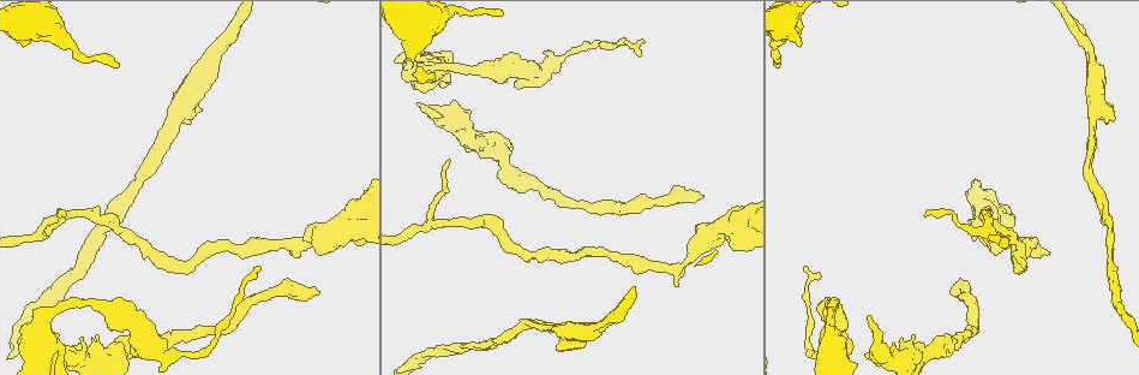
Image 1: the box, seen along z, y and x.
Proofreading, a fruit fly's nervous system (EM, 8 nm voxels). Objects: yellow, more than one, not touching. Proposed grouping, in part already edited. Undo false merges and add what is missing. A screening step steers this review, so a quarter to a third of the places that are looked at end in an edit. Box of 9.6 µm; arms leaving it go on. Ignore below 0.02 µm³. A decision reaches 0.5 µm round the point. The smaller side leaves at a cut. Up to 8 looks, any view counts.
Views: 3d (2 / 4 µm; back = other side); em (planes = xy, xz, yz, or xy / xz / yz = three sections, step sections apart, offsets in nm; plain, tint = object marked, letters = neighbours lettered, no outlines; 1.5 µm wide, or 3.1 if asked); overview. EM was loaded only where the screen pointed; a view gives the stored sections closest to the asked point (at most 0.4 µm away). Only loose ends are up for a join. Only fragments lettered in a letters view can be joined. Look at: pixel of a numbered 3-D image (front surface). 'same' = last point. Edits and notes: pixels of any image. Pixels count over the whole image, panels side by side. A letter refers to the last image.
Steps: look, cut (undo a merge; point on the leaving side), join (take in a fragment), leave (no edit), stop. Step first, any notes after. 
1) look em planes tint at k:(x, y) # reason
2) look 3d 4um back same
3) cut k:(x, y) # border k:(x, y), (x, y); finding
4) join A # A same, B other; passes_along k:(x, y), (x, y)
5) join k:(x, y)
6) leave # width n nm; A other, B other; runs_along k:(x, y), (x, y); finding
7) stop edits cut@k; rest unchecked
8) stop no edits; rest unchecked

look 3d 2um at 1:(318, 293) # long arm stops here

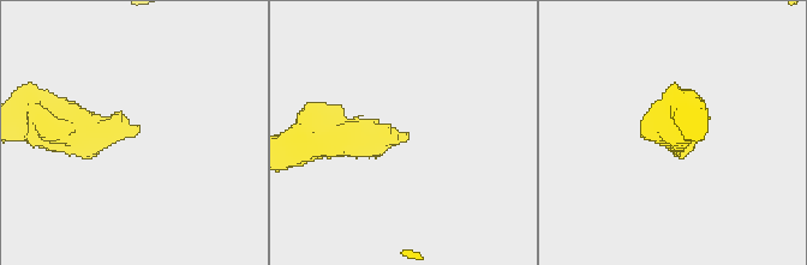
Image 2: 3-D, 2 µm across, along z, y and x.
look em xz step 4 letters at 2:(137, 126)

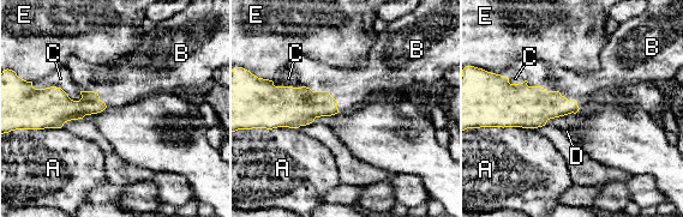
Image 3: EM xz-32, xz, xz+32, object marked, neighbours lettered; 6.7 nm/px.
join 3:(577, 86) # A other, B same, C other, D other, E other; passes_along 3:(520, 106), (553, 91), (577, 86); the cell continues

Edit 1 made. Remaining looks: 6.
look overview

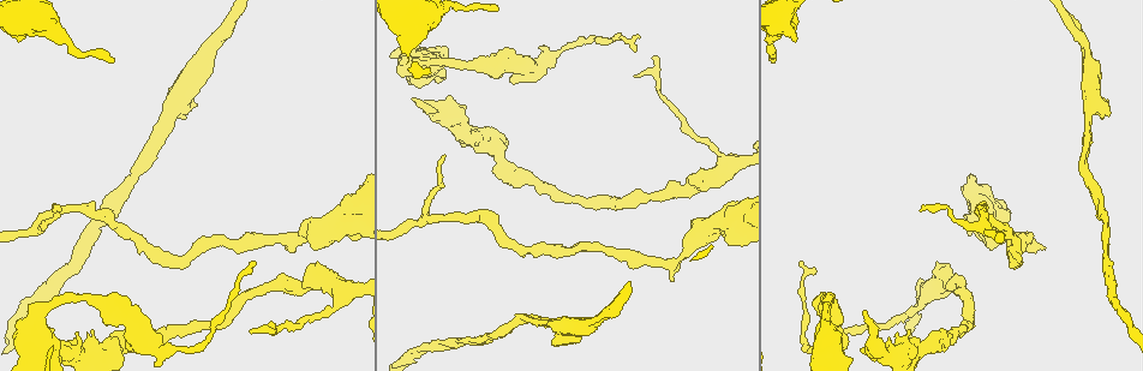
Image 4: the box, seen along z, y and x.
look 3d 2um at 4:(981, 223) # sharp bend

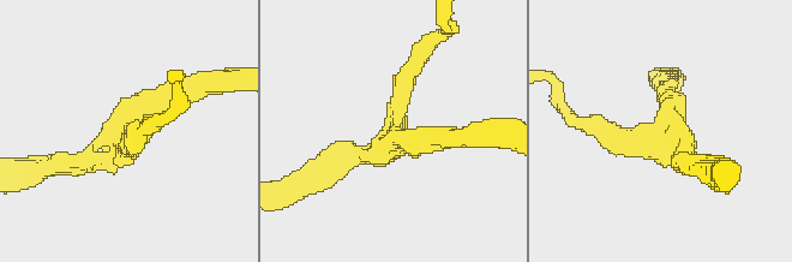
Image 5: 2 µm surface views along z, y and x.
look em planes tint at 5:(124, 126) # now the EM

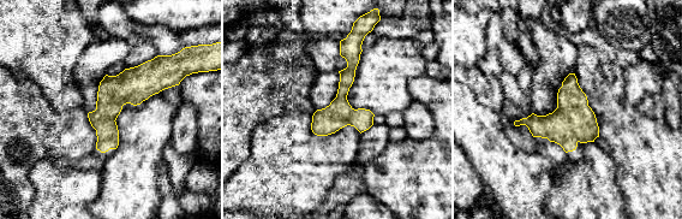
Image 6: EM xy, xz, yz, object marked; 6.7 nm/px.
look em planes letters same

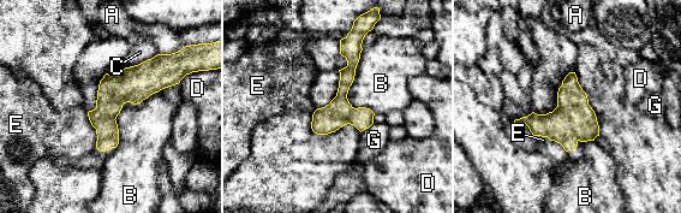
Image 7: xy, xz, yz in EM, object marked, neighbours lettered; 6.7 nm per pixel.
leave # A other, B other, C other, D other, E other, G other; border 7:(162, 88), (123, 105), (115, 148); continuous, no second cell

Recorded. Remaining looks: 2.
stop edits join@3; rest unchecked

